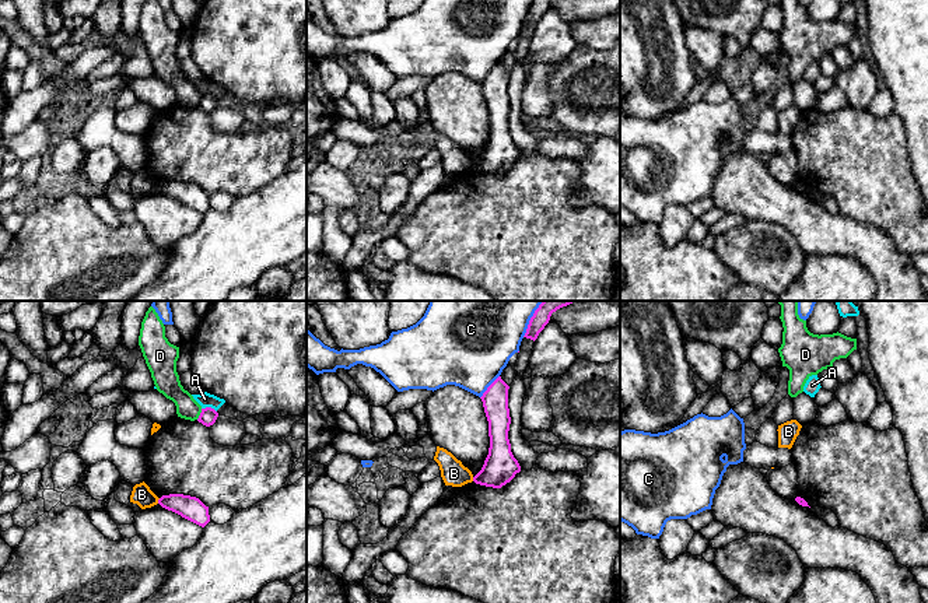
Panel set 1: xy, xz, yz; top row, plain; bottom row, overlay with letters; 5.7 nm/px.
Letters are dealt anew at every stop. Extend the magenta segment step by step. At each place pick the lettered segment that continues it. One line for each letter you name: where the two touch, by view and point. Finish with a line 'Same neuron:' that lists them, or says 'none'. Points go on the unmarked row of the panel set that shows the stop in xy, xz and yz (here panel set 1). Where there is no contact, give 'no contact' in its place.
Same neuron: none

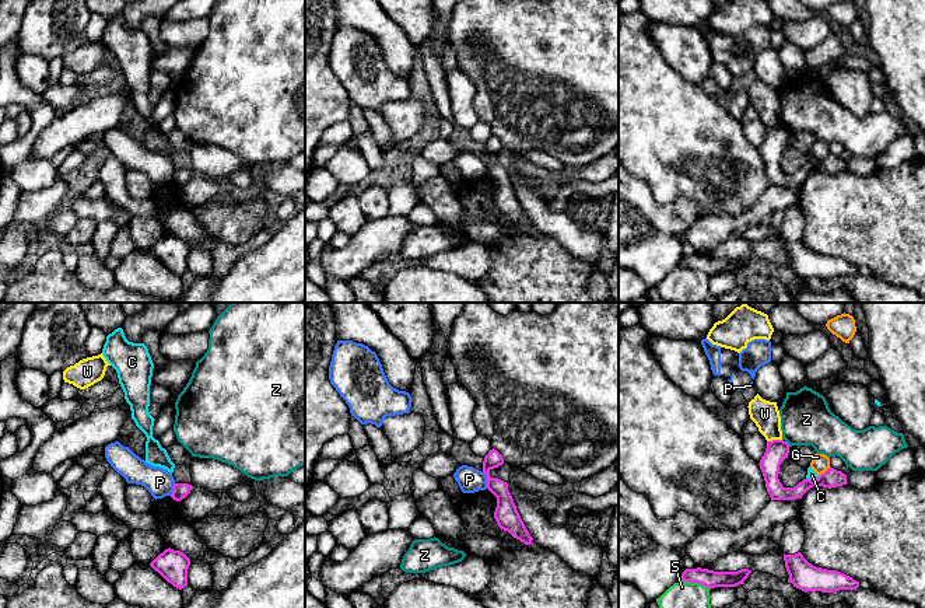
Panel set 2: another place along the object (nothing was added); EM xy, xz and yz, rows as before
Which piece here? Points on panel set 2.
Same neuron: none

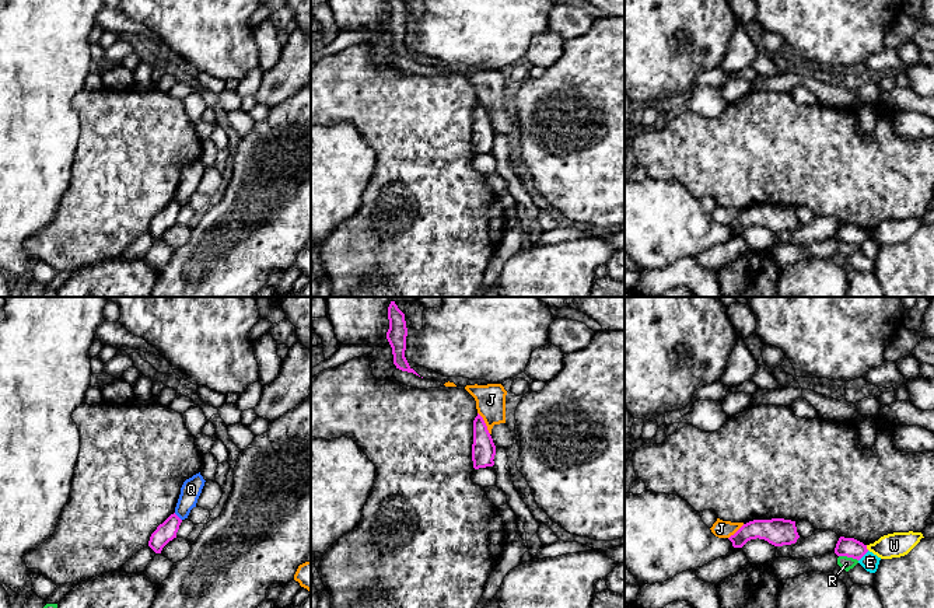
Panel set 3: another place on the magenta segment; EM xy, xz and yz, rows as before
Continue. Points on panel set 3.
Same neuron: none

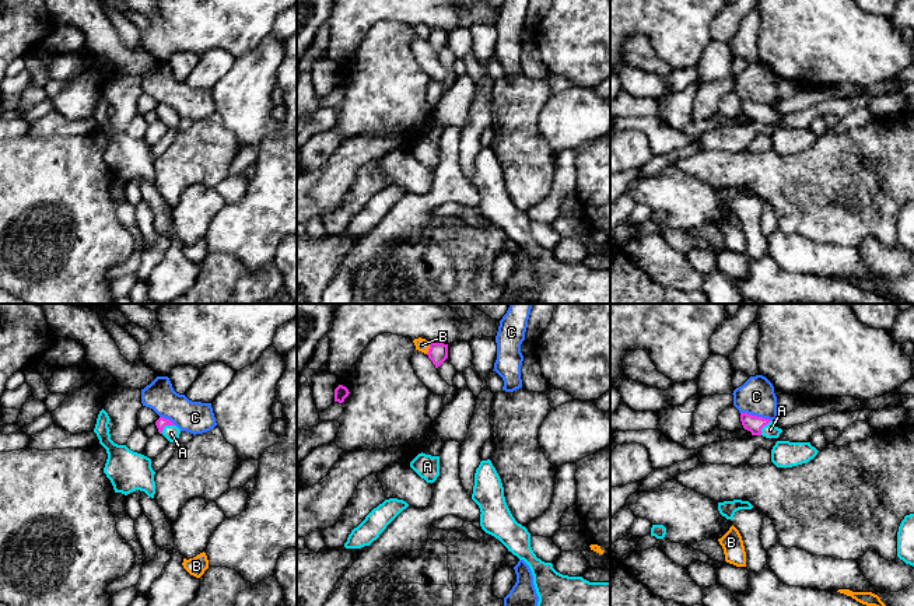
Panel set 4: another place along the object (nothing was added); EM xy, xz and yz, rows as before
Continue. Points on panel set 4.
A: meets magenta in xy at (165, 111)
Same neuron: A

